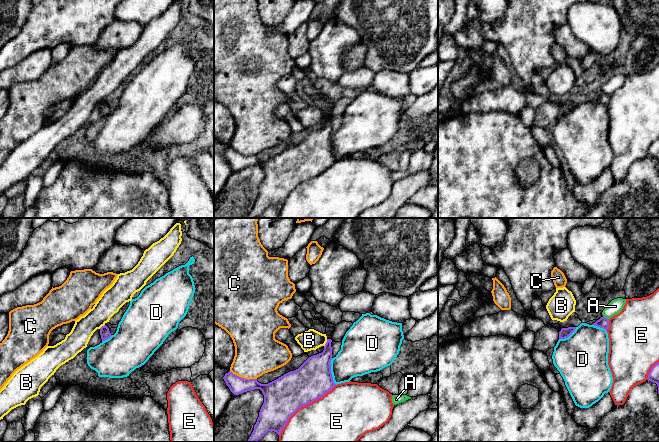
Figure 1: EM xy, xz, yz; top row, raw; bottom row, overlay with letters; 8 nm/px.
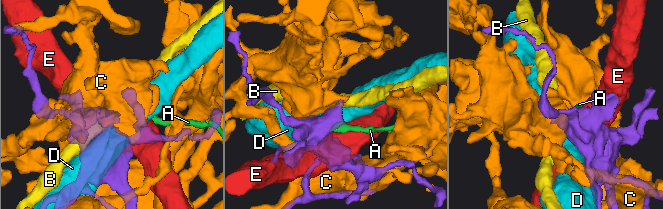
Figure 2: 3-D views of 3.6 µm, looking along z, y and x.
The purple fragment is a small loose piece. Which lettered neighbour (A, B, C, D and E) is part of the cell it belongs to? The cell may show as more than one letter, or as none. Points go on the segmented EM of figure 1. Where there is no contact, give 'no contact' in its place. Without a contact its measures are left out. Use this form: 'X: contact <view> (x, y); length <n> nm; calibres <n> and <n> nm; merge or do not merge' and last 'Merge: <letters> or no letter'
A: contact yz (606, 318); length 50 nm; calibres 90 and 110 nm; do not merge
B: contact xz (326, 343); length 70 nm; calibres 240 and 160 nm; do not merge
C: contact xz (243, 378); length 240 nm; calibres 140 and 360 nm; do not merge
D: contact xz (330, 371); length 220 nm; calibres 300 and 300 nm; do not merge
E: contact xz (304, 405); length 600 nm; calibres 300 and 500 nm; do not merge
Merge: no letter

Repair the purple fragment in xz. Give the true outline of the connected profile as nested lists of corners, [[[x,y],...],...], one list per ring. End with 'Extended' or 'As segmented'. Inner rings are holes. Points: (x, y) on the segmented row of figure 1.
[[[318,312],[315,318],[326,327],[327,342],[322,353],[309,357],[298,369],[268,384],[261,384],[257,379],[241,378],[230,371],[223,377],[234,395],[255,389],[260,389],[264,395],[259,417],[247,442],[257,442],[268,431],[280,435],[289,418],[299,408],[323,397],[336,385],[330,364],[331,337],[336,325],[328,323]]]. Extended

